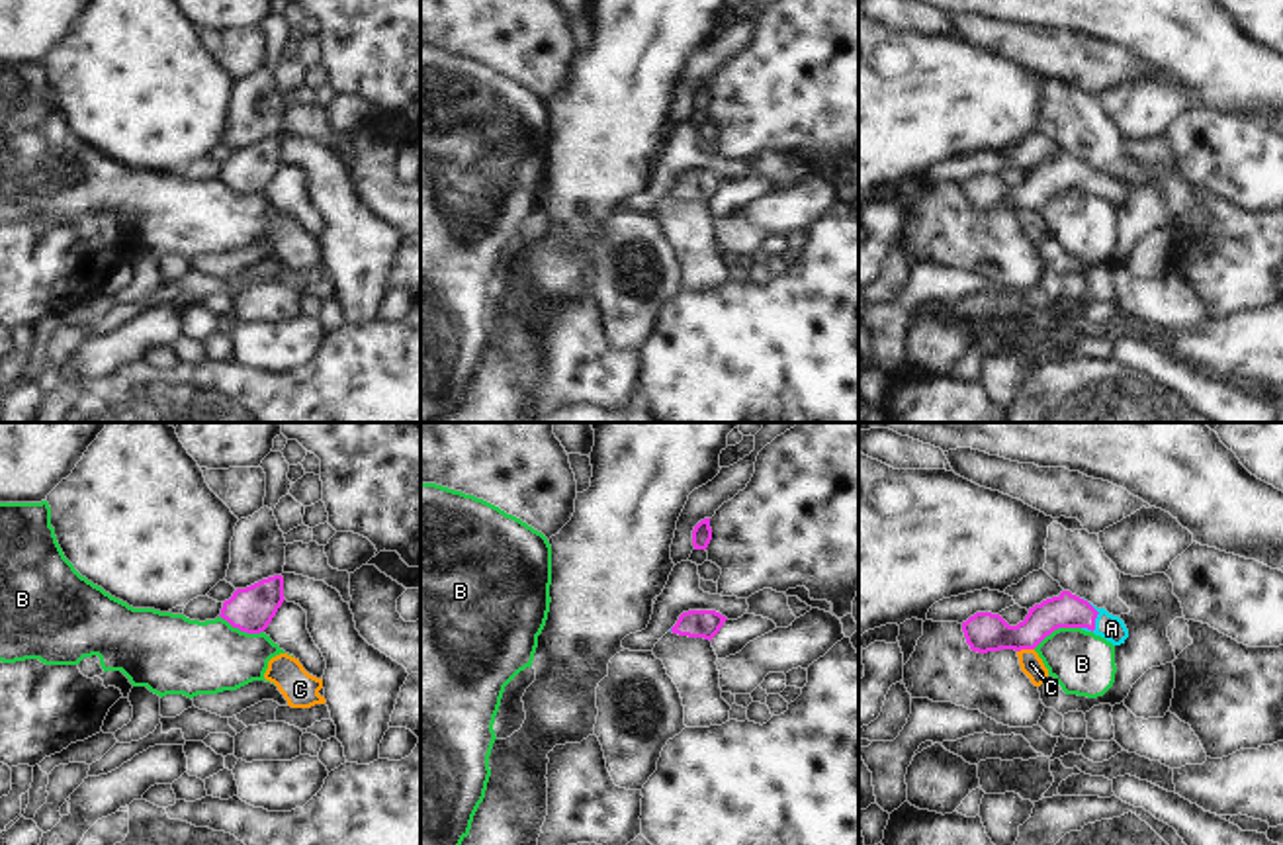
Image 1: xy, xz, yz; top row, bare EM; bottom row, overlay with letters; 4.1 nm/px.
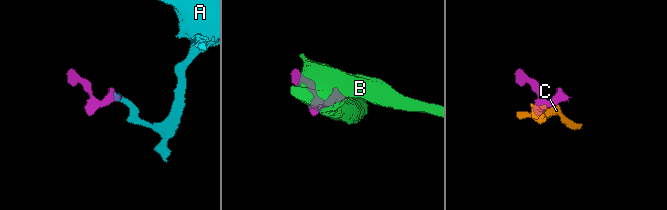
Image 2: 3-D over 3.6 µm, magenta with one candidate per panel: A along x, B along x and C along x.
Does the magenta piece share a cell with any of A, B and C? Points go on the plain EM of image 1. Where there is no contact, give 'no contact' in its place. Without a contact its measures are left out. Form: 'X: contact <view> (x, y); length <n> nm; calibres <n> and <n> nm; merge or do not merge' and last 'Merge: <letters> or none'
A: contact yz (1096, 178); length 120 nm; calibres 140 and 100 nm; merge
B: contact yz (1057, 190); length 220 nm; calibres 140 and 260 nm; do not merge
C: contact yz (1025, 210); length 70 nm; calibres 160 and 90 nm; do not merge
Merge: A

